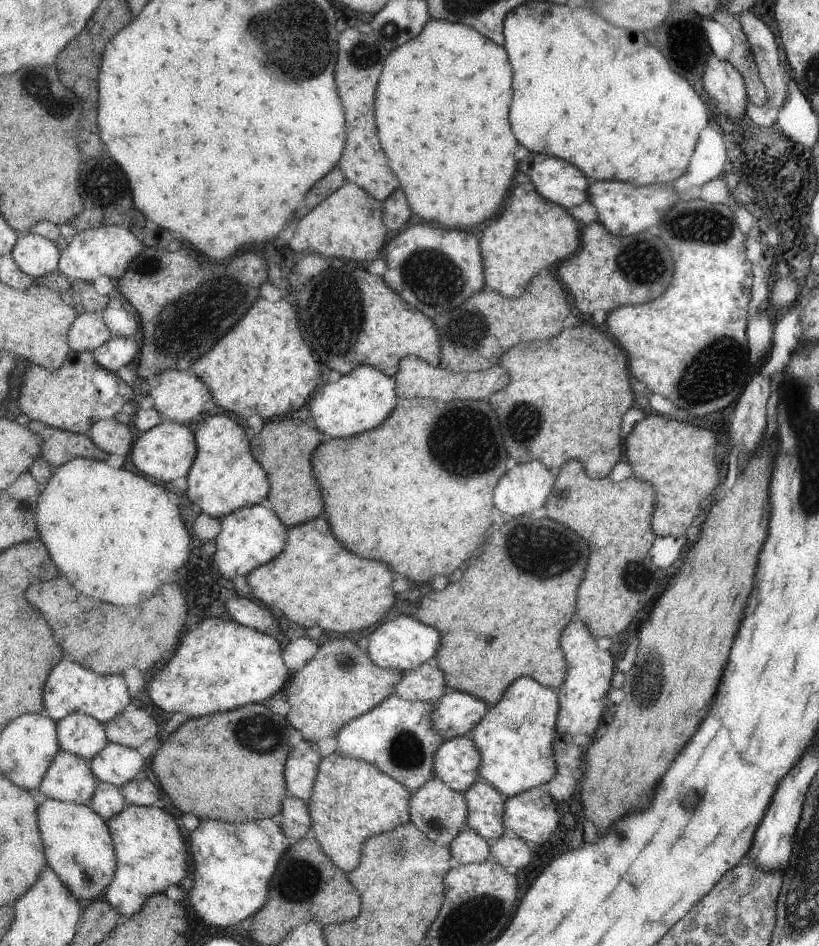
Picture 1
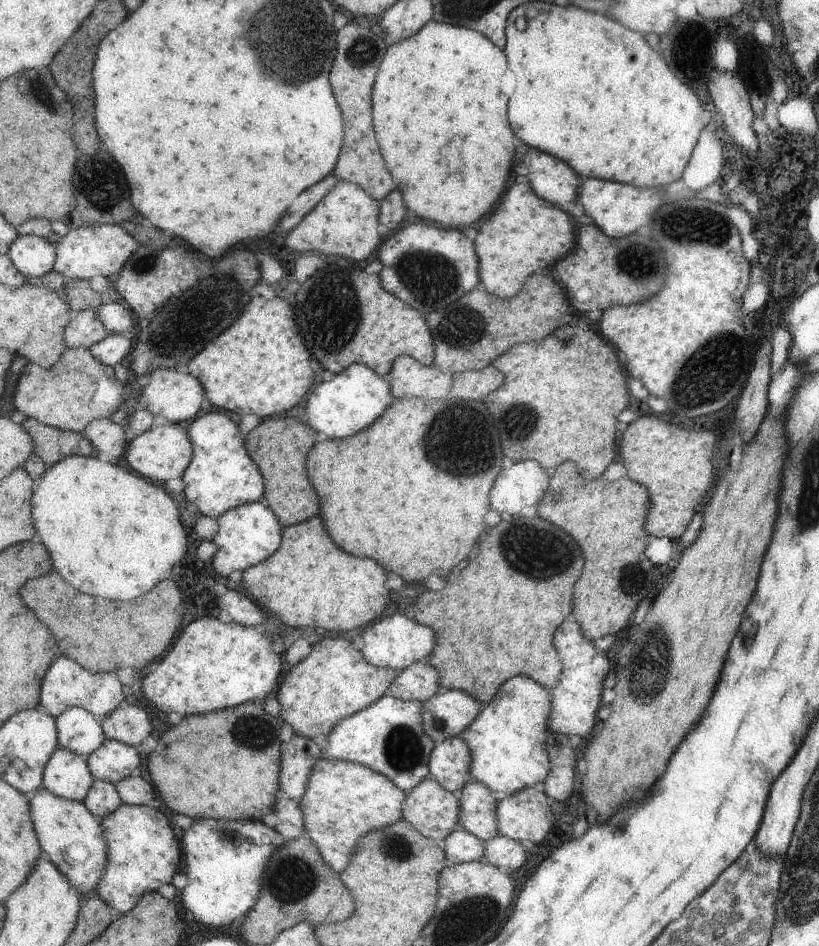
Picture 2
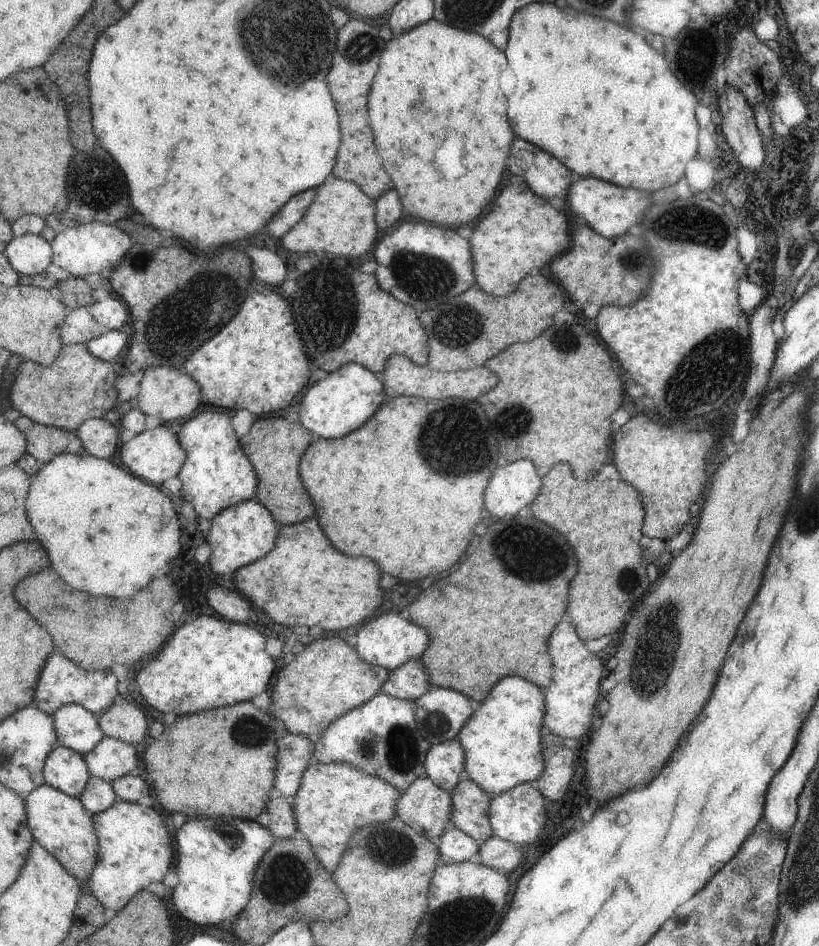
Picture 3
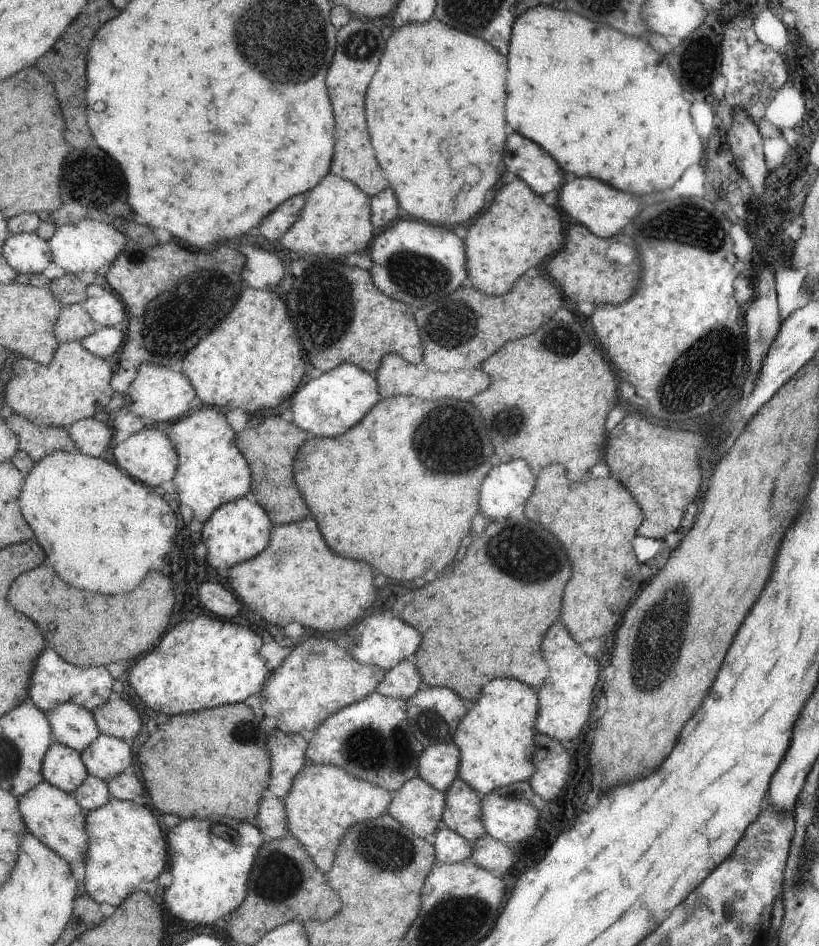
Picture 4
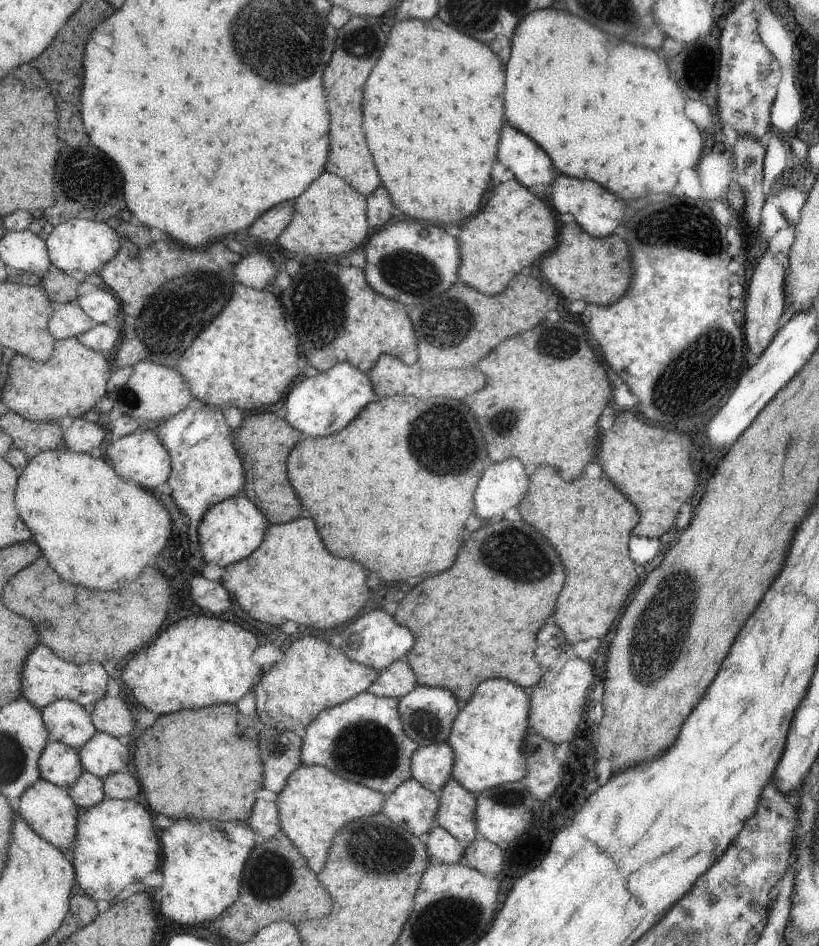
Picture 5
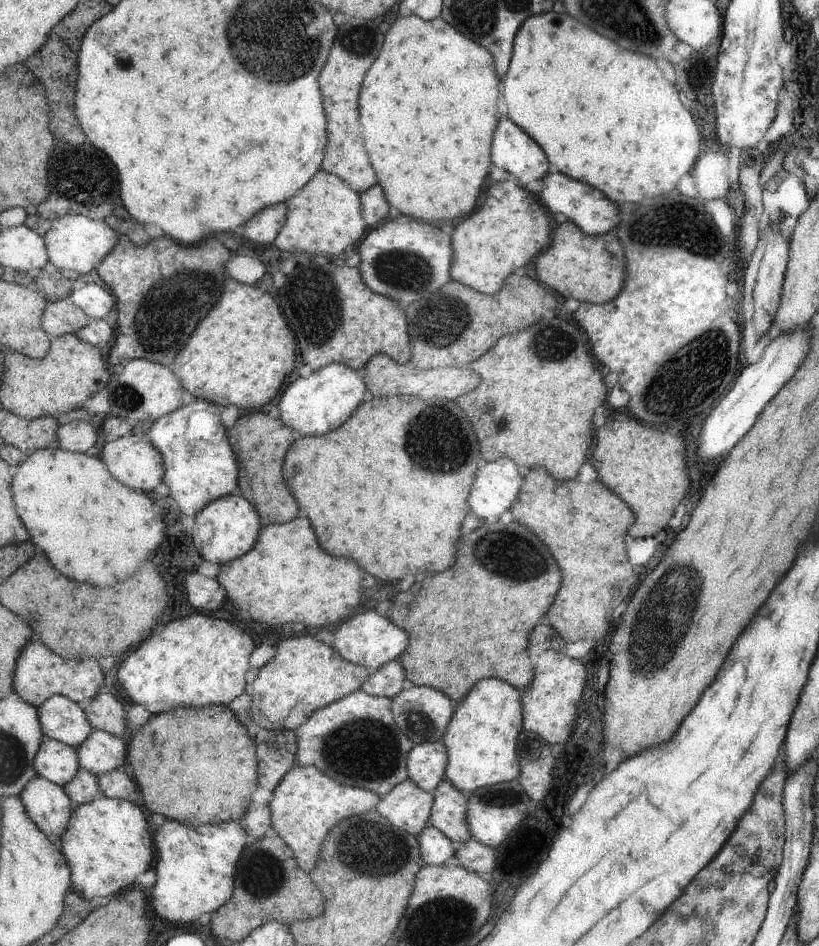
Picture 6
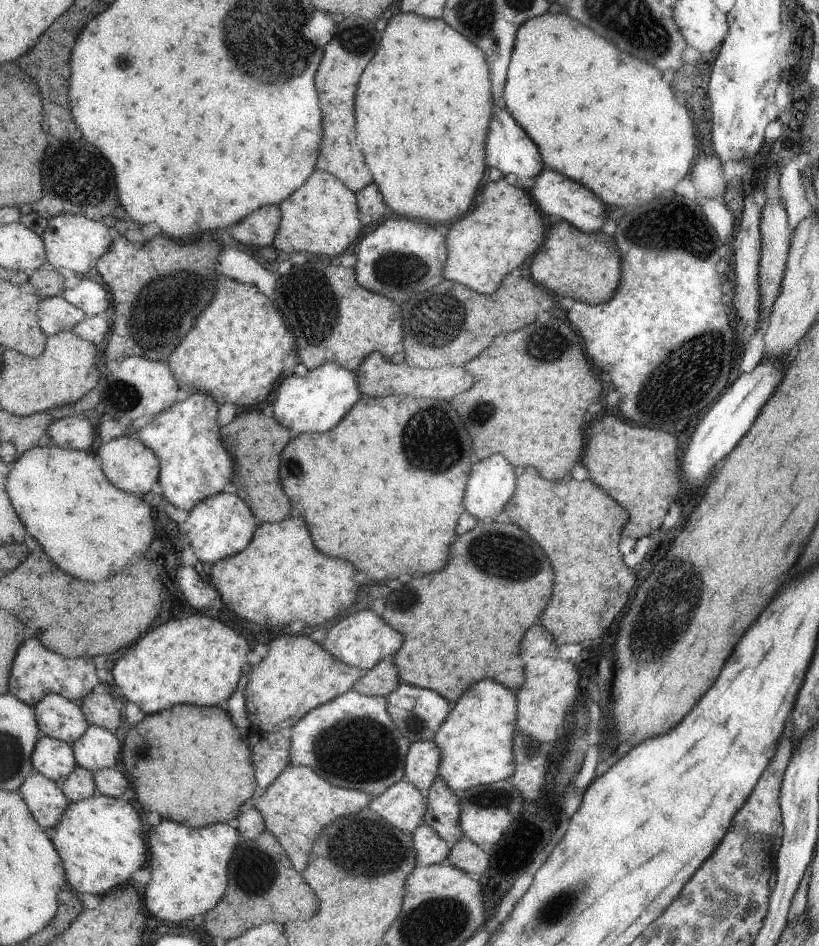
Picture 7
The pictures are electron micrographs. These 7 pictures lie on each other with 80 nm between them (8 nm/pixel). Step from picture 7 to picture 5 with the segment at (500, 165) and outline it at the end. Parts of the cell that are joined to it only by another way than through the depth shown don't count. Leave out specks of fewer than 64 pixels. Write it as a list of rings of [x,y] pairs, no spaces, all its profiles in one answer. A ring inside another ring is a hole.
[[[513,127],[505,128],[505,140],[501,140],[501,164],[527,188],[543,184],[547,189],[557,175],[544,149]]]

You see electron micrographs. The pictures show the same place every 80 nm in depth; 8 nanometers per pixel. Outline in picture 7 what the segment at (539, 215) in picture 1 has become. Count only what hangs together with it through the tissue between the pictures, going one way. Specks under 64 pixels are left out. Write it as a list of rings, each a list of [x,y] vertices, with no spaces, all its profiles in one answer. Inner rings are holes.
[[[503,178],[482,184],[478,202],[469,216],[453,222],[447,232],[446,263],[442,276],[481,295],[491,295],[509,270],[515,270],[515,266],[539,248],[543,242],[543,220],[531,198],[519,190],[519,186],[509,186]]]

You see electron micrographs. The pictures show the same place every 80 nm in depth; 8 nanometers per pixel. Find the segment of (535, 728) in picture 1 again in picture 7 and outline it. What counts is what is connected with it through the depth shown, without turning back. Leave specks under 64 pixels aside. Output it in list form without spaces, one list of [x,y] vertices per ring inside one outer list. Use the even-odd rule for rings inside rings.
[[[481,680],[473,684],[465,696],[460,696],[452,704],[449,716],[434,735],[433,742],[441,748],[438,777],[454,792],[509,778],[515,772],[513,740],[517,733],[516,720],[515,690],[505,688],[495,680]]]

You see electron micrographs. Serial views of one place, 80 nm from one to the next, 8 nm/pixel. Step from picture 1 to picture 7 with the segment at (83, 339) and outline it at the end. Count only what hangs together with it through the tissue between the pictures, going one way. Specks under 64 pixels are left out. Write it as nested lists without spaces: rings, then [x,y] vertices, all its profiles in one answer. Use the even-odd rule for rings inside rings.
[[[63,296],[42,300],[39,314],[41,328],[48,337],[63,331],[71,331],[75,325],[88,317],[82,308],[71,304]]]

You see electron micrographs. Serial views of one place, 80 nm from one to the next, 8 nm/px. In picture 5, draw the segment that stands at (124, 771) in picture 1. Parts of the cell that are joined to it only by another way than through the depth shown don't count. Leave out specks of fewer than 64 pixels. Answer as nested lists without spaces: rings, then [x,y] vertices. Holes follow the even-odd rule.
[[[98,731],[79,751],[84,769],[104,779],[126,770],[131,760],[129,750],[122,738]]]

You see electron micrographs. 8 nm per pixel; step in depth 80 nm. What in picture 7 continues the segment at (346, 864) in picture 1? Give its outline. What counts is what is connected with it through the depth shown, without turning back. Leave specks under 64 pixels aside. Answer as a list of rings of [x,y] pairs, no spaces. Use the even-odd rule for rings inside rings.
[[[289,764],[265,791],[266,794],[252,805],[262,812],[266,828],[281,841],[292,863],[302,873],[308,870],[312,848],[324,828],[341,817],[361,812],[376,799],[375,795],[368,792],[331,784],[310,766],[293,764]]]

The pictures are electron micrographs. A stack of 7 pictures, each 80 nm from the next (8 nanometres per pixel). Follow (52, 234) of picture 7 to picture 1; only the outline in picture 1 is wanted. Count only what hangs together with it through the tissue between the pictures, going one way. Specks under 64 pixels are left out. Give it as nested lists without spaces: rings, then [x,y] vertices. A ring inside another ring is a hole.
[[[105,225],[100,228],[91,228],[78,232],[77,236],[74,236],[73,240],[68,242],[62,250],[58,270],[72,282],[89,281],[91,283],[95,278],[103,275],[117,282],[124,278],[133,259],[139,256],[145,247],[144,242],[141,242],[131,230],[122,225]]]

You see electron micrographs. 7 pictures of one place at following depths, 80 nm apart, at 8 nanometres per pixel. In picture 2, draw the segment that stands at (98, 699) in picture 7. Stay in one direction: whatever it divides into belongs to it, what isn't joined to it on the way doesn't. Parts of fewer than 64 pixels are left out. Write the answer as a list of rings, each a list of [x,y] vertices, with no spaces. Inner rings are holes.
[[[132,699],[125,701],[102,721],[107,739],[128,745],[141,744],[153,732],[153,722],[147,710]]]

